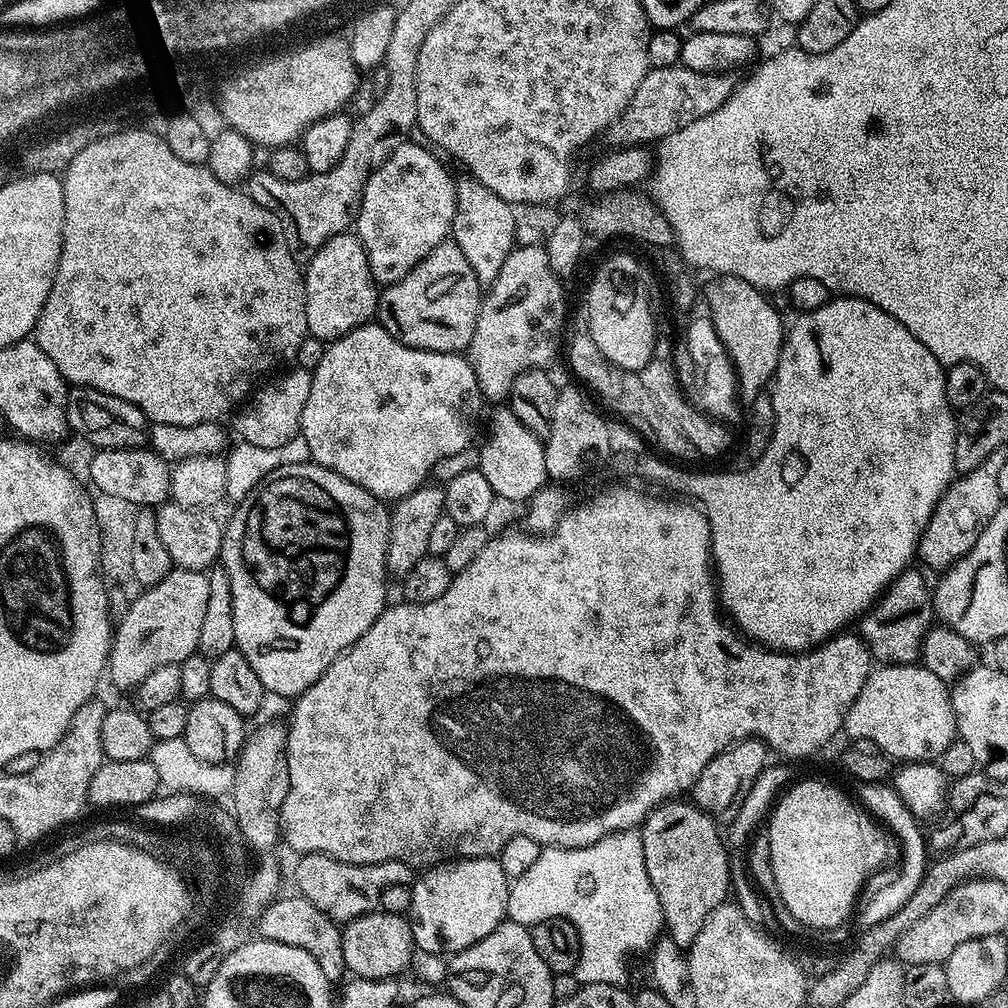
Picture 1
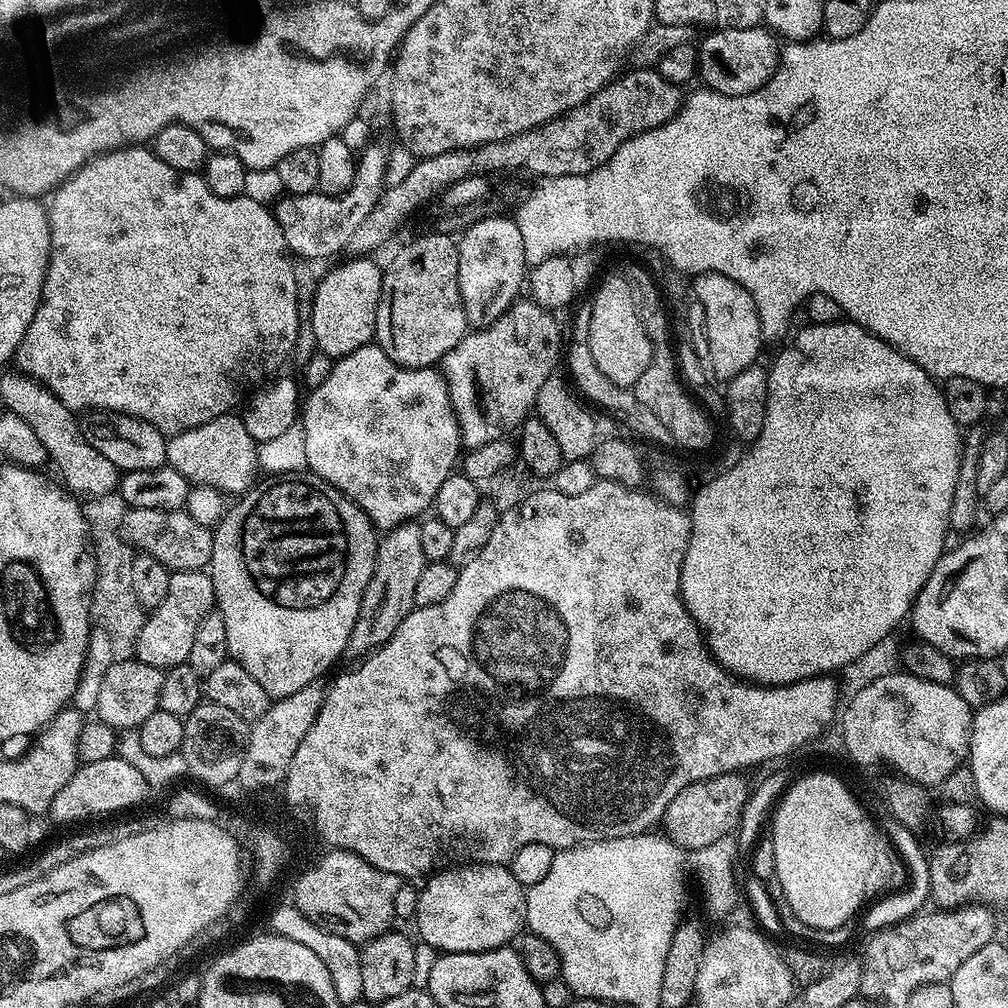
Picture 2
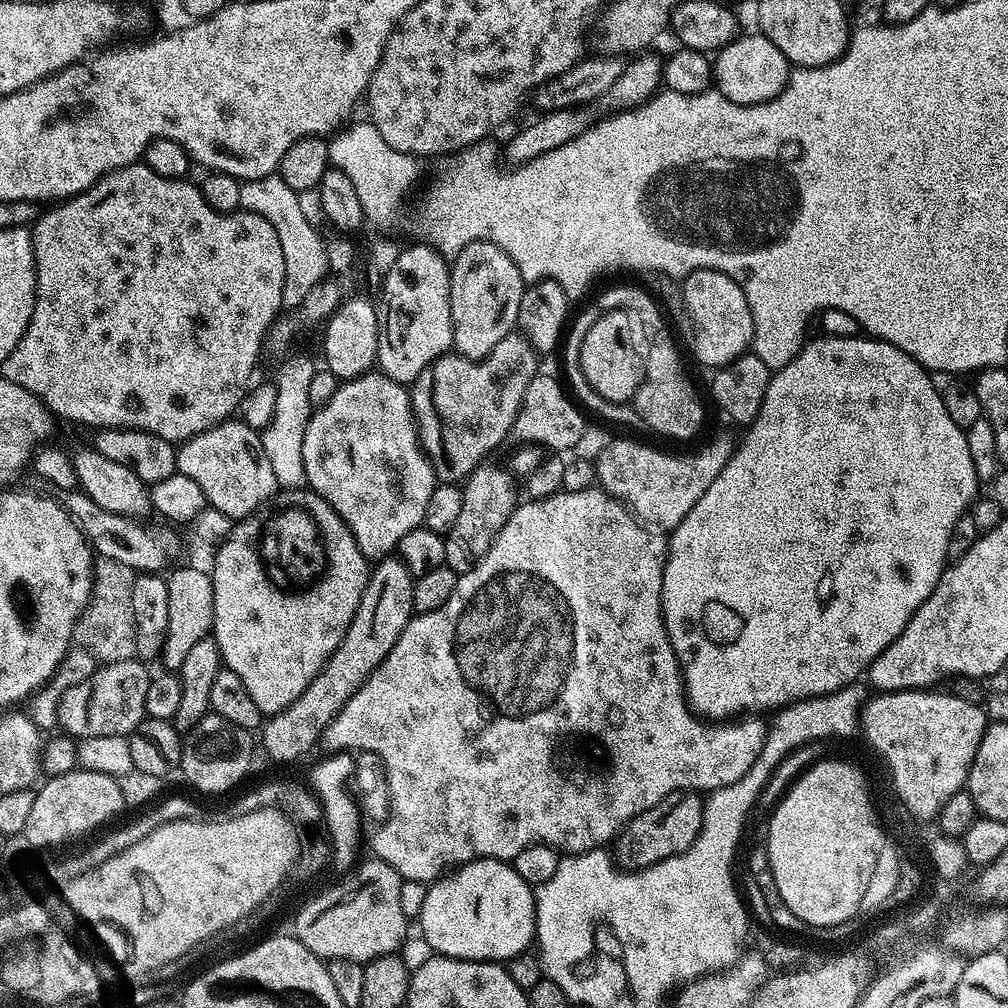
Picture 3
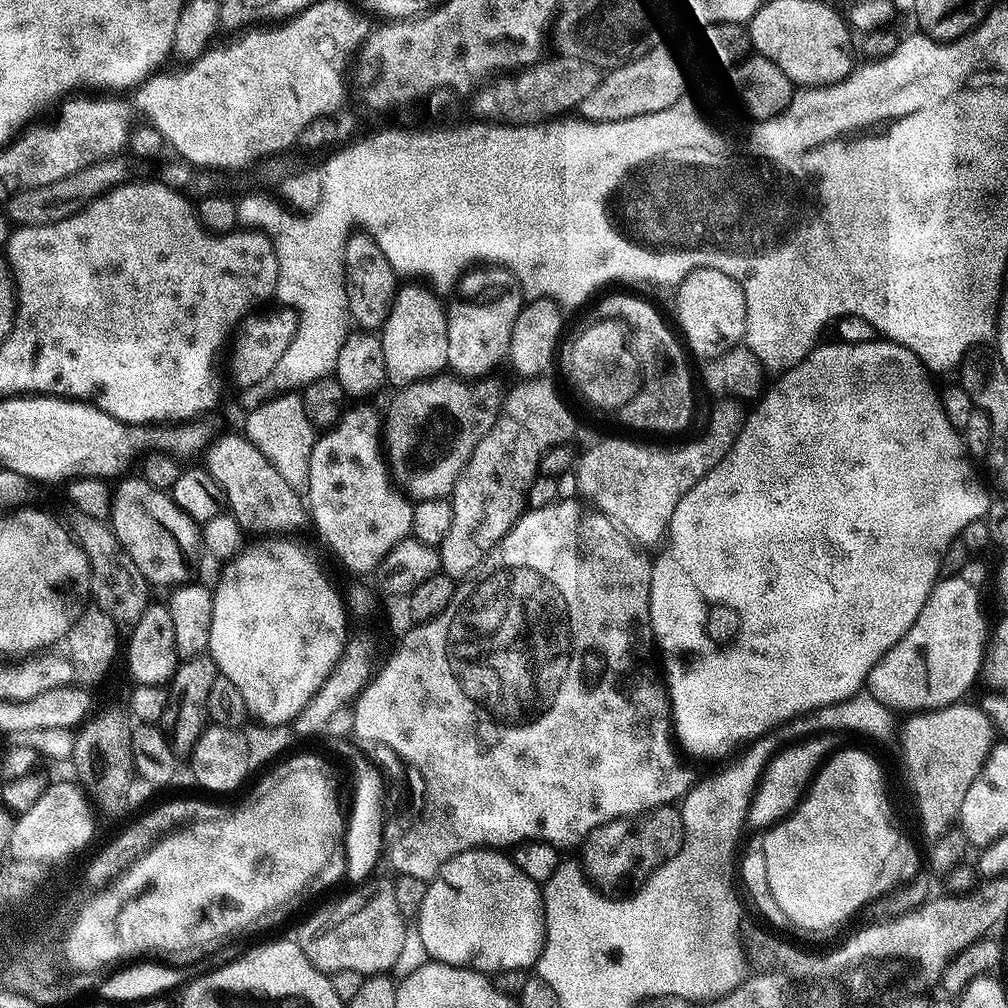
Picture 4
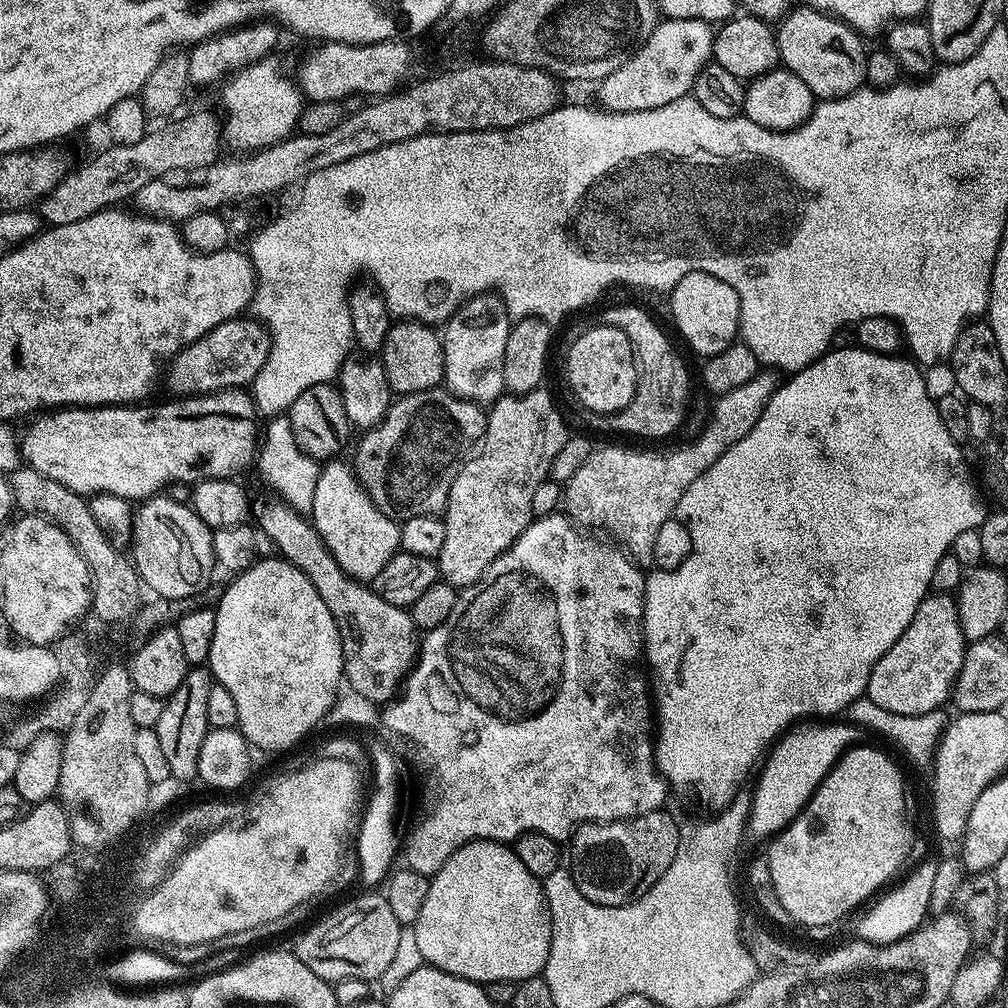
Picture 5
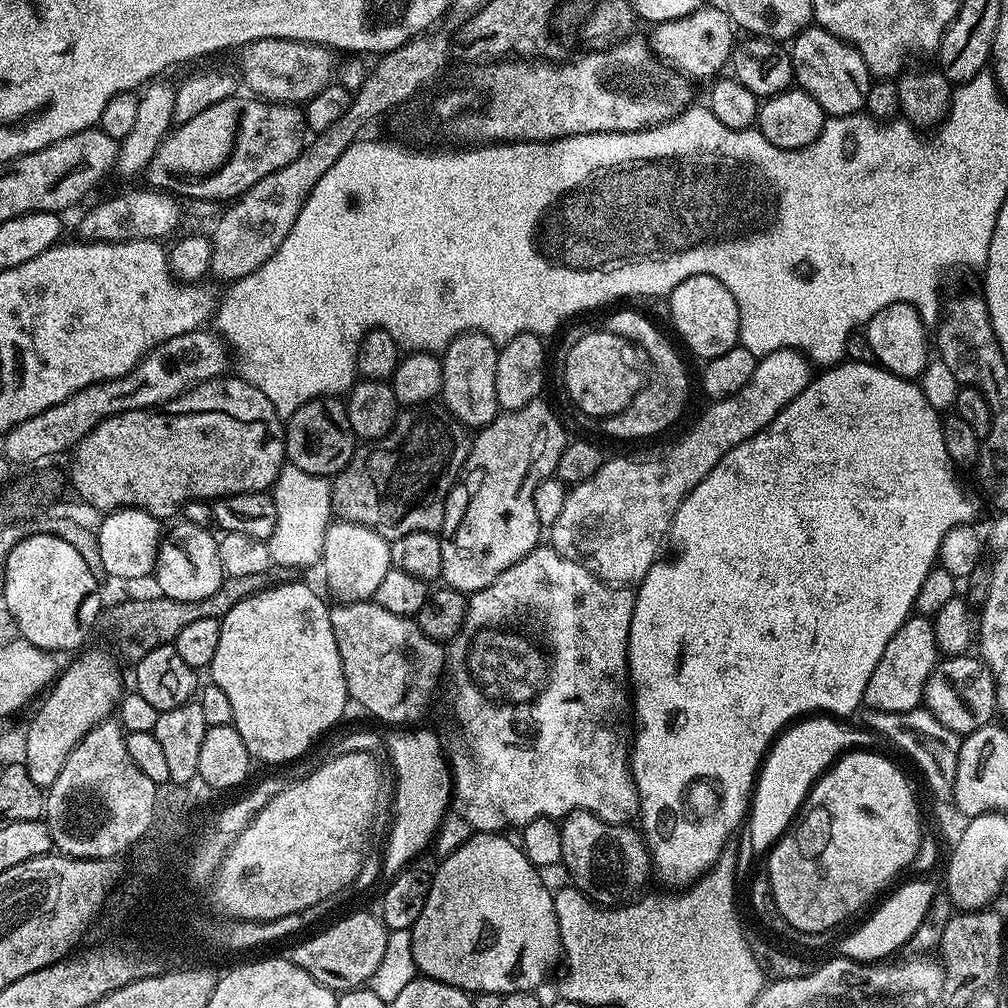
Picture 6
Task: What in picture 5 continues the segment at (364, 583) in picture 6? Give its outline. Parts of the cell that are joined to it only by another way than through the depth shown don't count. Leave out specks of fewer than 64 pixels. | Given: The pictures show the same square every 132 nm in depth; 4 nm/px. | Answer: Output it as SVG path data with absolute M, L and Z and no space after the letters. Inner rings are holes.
M333 458L321 467L318 486L314 488L314 502L310 513L310 523L316 532L324 539L325 546L336 560L341 570L354 580L370 582L390 562L395 552L400 551L400 524L391 520L382 510L378 510L369 499L360 484L356 481L351 467L343 464L343 459Z

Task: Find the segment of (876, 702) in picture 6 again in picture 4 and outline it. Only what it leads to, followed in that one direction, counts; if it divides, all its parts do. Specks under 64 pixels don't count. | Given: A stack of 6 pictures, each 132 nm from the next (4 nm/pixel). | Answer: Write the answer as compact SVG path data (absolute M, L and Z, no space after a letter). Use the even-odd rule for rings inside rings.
M963 575L937 579L910 630L870 670L866 691L894 713L919 714L946 708L963 701L972 683L977 683L990 624L984 621L975 586L964 579Z

